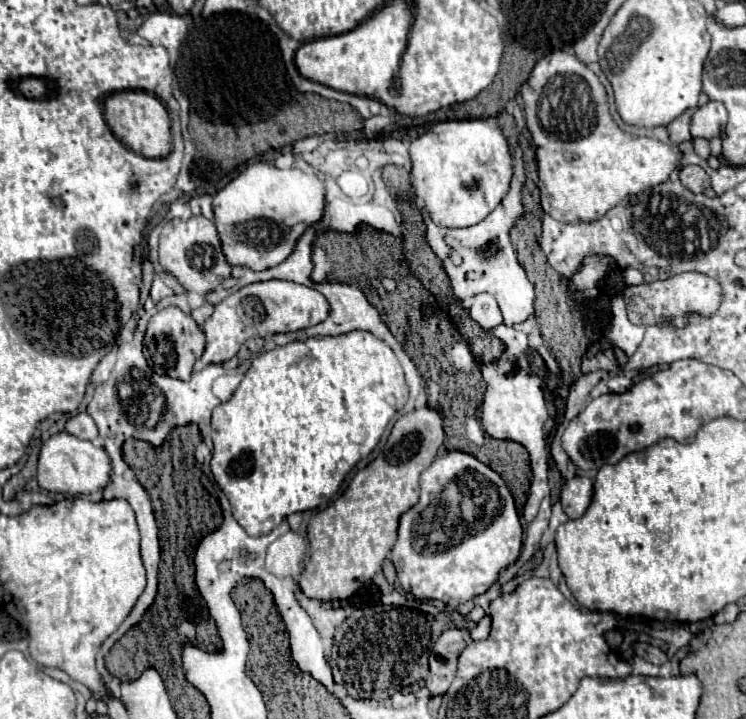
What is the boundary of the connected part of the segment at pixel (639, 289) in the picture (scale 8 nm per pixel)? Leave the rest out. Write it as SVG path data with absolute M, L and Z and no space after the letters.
M681 272L673 274L667 280L629 286L623 292L623 300L627 302L627 316L633 324L651 326L651 324L669 324L673 328L685 328L689 322L689 314L711 316L717 312L721 304L721 286L715 278L701 272Z

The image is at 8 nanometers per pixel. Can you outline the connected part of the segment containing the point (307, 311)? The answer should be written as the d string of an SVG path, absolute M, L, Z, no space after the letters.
M267 280L255 282L239 288L223 302L219 302L213 314L205 320L203 332L207 336L207 346L201 356L203 364L223 364L231 360L241 344L253 336L265 338L275 332L295 332L301 328L315 326L329 316L329 304L325 296L309 286L295 284L289 280Z

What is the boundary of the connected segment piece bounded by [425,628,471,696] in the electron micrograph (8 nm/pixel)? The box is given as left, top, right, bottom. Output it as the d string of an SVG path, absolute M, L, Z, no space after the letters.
M449 628L433 644L433 650L429 654L429 676L425 680L433 696L441 696L447 692L457 672L457 658L469 642L471 636L467 630Z

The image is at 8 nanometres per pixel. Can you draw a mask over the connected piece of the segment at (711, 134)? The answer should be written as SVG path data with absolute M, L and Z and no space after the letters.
M707 102L705 106L697 108L691 120L691 138L705 138L711 140L725 130L727 124L727 110L721 102Z

